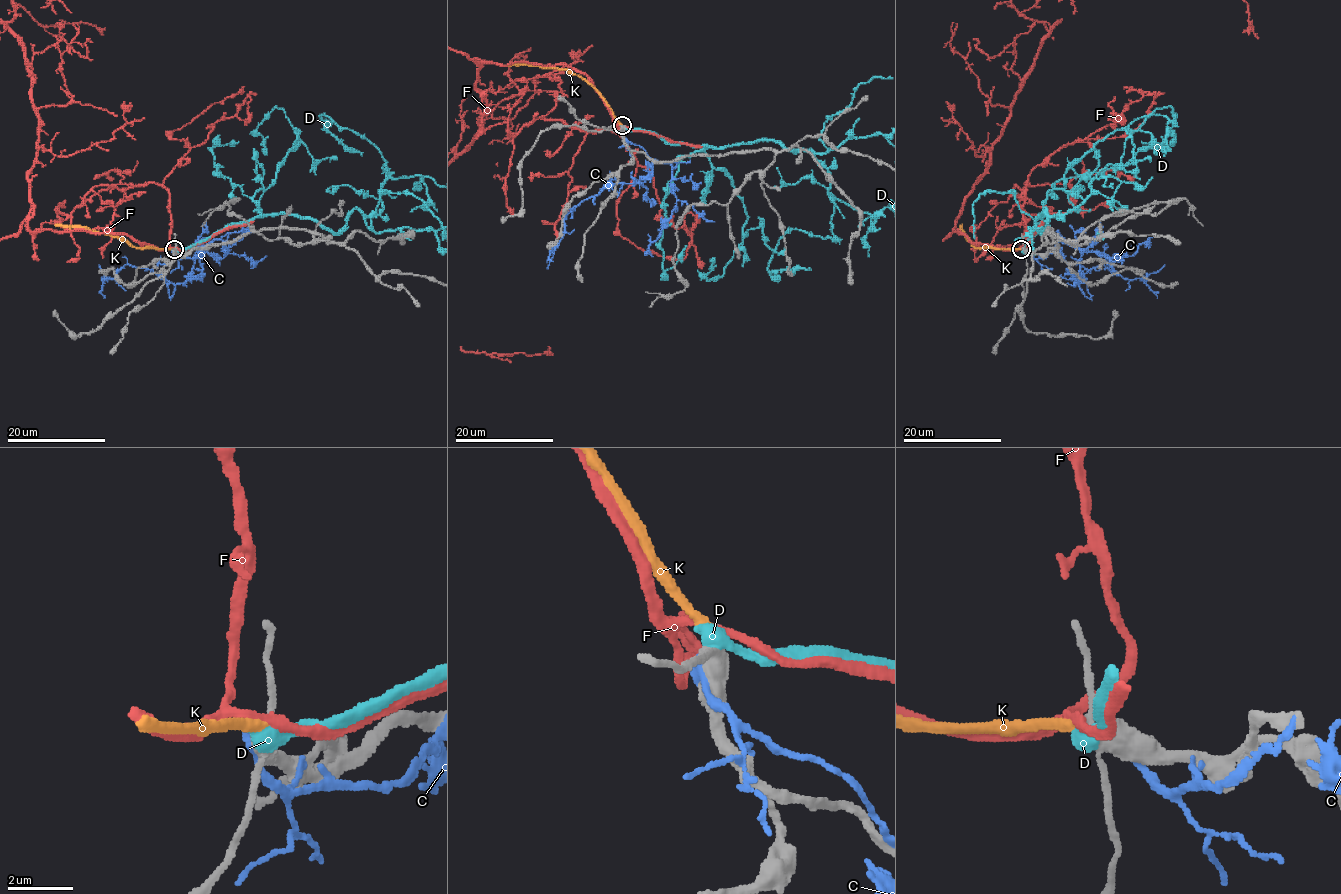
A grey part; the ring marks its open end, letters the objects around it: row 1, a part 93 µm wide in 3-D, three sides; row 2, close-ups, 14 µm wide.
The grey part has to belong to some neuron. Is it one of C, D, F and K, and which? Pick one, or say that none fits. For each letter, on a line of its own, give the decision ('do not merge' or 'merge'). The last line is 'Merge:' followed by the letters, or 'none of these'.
C: do not merge
D: do not merge
F: do not merge
K: merge
Merge: K

